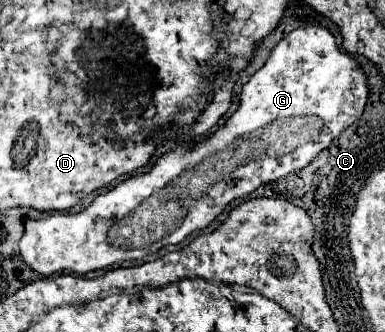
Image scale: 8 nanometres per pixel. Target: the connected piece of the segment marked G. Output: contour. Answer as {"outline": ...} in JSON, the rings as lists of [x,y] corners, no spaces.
{"outline":[[[308,25],[308,27],[298,27],[296,31],[288,33],[276,47],[274,51],[270,53],[266,65],[256,73],[252,75],[252,79],[242,87],[242,95],[240,95],[240,107],[238,111],[228,119],[226,127],[224,129],[218,129],[214,133],[214,137],[198,143],[194,149],[186,149],[186,147],[176,147],[174,151],[162,155],[156,165],[145,174],[138,175],[138,177],[132,177],[124,183],[118,183],[114,189],[110,189],[108,193],[102,193],[98,195],[90,207],[86,207],[84,211],[80,213],[56,213],[56,215],[50,215],[46,219],[40,219],[40,221],[26,221],[26,231],[24,231],[24,237],[20,239],[20,255],[22,255],[22,261],[34,269],[36,273],[40,273],[42,277],[50,277],[54,273],[60,273],[60,271],[74,271],[74,273],[90,273],[90,271],[96,271],[96,269],[106,269],[114,263],[122,263],[122,261],[138,261],[138,259],[144,259],[146,255],[166,247],[166,245],[176,245],[180,243],[182,239],[186,239],[188,235],[204,229],[206,225],[210,225],[218,215],[220,211],[234,199],[242,199],[246,195],[250,195],[252,191],[256,191],[262,183],[268,183],[268,181],[276,181],[280,177],[286,177],[302,167],[306,167],[320,151],[324,151],[332,139],[336,139],[346,127],[350,127],[364,111],[364,105],[368,101],[368,77],[364,73],[364,69],[360,67],[360,63],[348,55],[348,53],[342,53],[336,43],[334,43],[334,35],[324,29],[324,27],[316,27],[316,25]]]}

